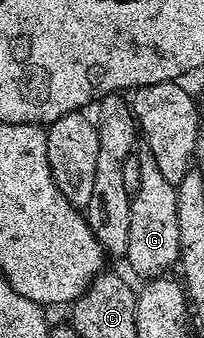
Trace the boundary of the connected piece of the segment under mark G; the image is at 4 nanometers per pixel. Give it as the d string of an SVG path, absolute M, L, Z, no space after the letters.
M148 150L136 153L139 158L139 190L129 201L131 206L131 234L127 238L124 259L129 260L129 268L137 276L161 278L178 267L181 259L179 250L179 206L177 205L177 185L167 182L159 171L155 158Z

